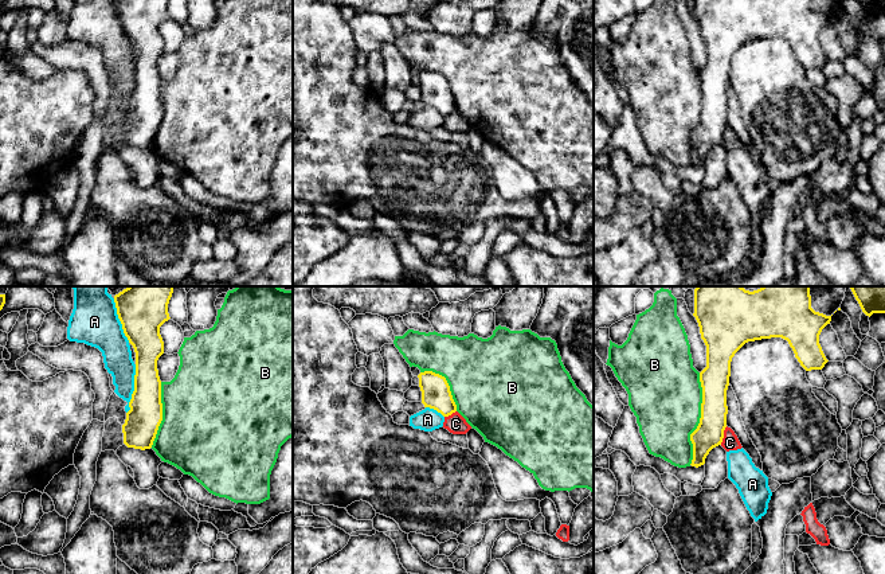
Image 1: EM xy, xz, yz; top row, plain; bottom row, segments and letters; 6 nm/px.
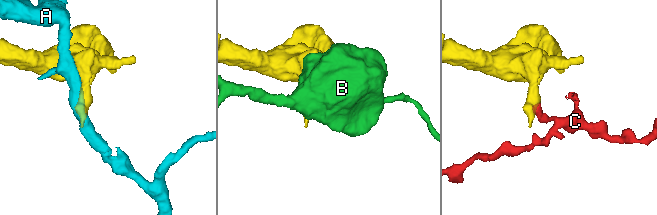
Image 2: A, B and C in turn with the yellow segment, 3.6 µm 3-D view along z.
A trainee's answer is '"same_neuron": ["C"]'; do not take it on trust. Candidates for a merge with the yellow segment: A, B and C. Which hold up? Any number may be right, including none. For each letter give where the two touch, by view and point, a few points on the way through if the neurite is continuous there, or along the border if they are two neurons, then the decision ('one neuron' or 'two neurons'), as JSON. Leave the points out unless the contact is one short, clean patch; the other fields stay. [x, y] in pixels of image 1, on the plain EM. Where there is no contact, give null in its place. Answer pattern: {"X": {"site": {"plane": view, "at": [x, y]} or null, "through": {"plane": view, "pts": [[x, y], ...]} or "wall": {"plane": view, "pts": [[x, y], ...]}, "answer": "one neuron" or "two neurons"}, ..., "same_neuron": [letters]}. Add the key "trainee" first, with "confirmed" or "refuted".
{"trainee": "refuted", "A": {"site": {"plane": "xy", "at": [134, 88]}, "answer": "two neurons"}, "B": {"site": {"plane": "yz", "at": [700, 117]}, "answer": "two neurons"}, "C": {"site": {"plane": "yz", "at": [723, 135]}, "wall": {"plane": "yz", "pts": [[727, 125], [720, 143]]}, "answer": "two neurons"}, "same_neuron": []}

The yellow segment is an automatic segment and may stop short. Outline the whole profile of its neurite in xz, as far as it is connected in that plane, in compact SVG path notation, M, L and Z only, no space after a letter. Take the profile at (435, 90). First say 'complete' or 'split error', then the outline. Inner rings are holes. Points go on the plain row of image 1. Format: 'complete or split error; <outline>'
complete; M424 70L418 74L422 90L422 102L449 116L457 110L450 85L445 75L432 70Z

